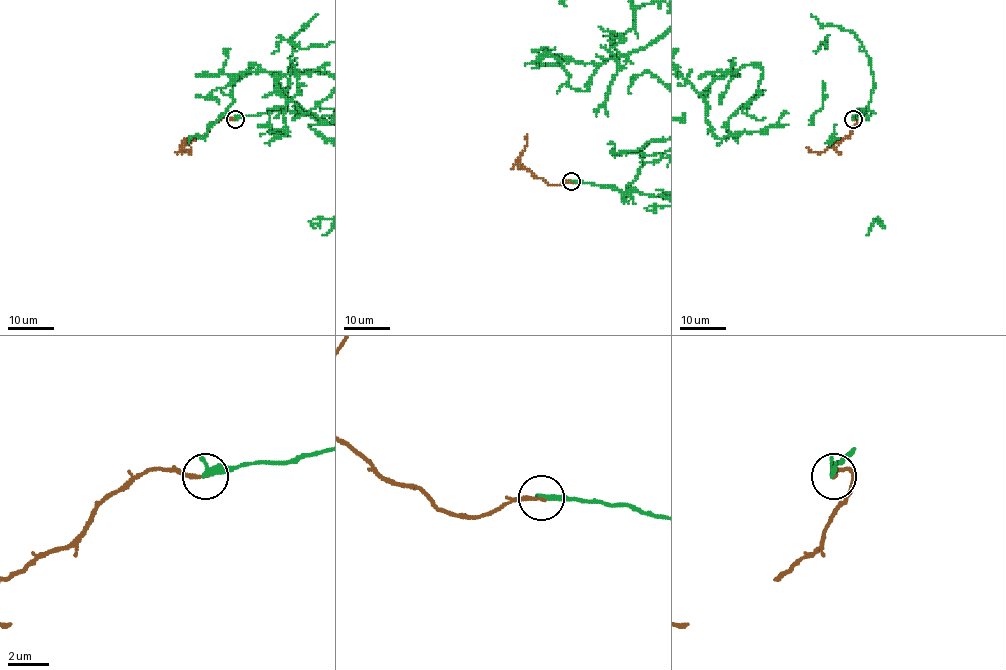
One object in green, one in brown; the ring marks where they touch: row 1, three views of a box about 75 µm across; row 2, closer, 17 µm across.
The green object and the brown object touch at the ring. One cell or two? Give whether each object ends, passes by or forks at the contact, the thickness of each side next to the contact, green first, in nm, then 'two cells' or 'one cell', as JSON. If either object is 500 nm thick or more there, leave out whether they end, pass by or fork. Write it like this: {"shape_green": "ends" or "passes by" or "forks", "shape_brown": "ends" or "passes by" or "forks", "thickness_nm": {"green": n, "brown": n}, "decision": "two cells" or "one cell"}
{"shape_green": "ends", "shape_brown": "ends", "thickness_nm": {"green": 360, "brown": 200}, "decision": "two cells"}

